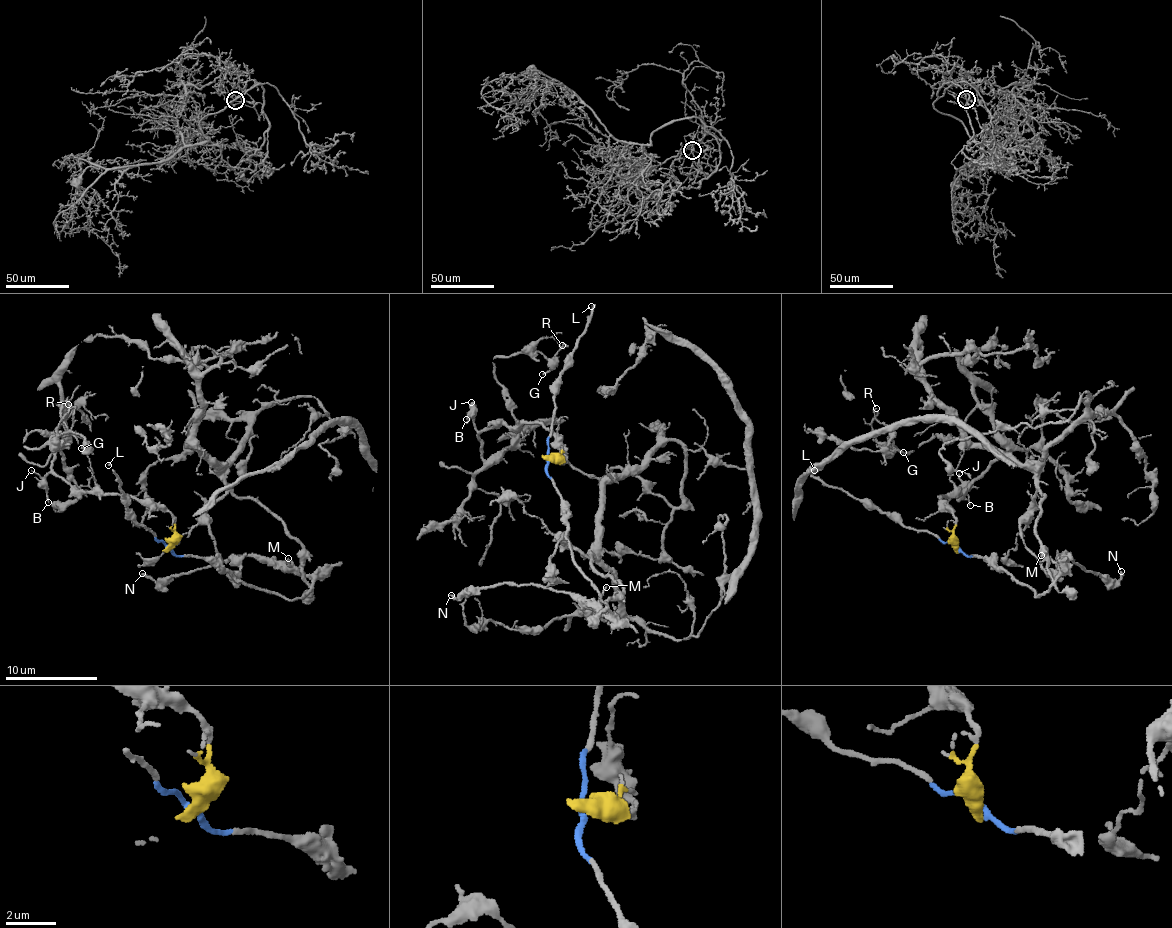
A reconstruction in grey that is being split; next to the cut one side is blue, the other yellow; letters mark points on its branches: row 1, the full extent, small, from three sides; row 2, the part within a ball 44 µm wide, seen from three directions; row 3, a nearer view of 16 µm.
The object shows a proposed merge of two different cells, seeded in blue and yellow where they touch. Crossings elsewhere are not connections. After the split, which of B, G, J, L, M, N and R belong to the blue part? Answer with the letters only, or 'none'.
L, M, N

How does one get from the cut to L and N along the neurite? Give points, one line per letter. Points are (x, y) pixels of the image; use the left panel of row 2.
L: (167, 548), (152, 531), (134, 523), (124, 509), (122, 483), (107, 464)
N: (167, 548), (212, 562), (289, 600), (304, 595), (312, 579), (285, 566), (245, 557), (156, 583), (141, 574)

